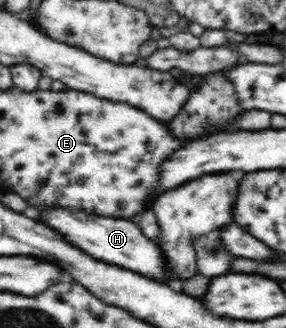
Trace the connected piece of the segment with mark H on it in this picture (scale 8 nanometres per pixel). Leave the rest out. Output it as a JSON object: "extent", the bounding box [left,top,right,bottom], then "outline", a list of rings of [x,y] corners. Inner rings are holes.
{"extent":[38,208,182,288],"outline":[[[44,208],[40,210],[38,221],[64,235],[70,243],[81,248],[86,254],[93,256],[96,260],[107,262],[134,270],[153,281],[163,283],[170,287],[182,288],[182,281],[166,279],[166,265],[164,255],[160,252],[158,244],[144,236],[138,224],[124,218],[108,218],[96,214],[86,214],[82,210],[68,208]]]}

